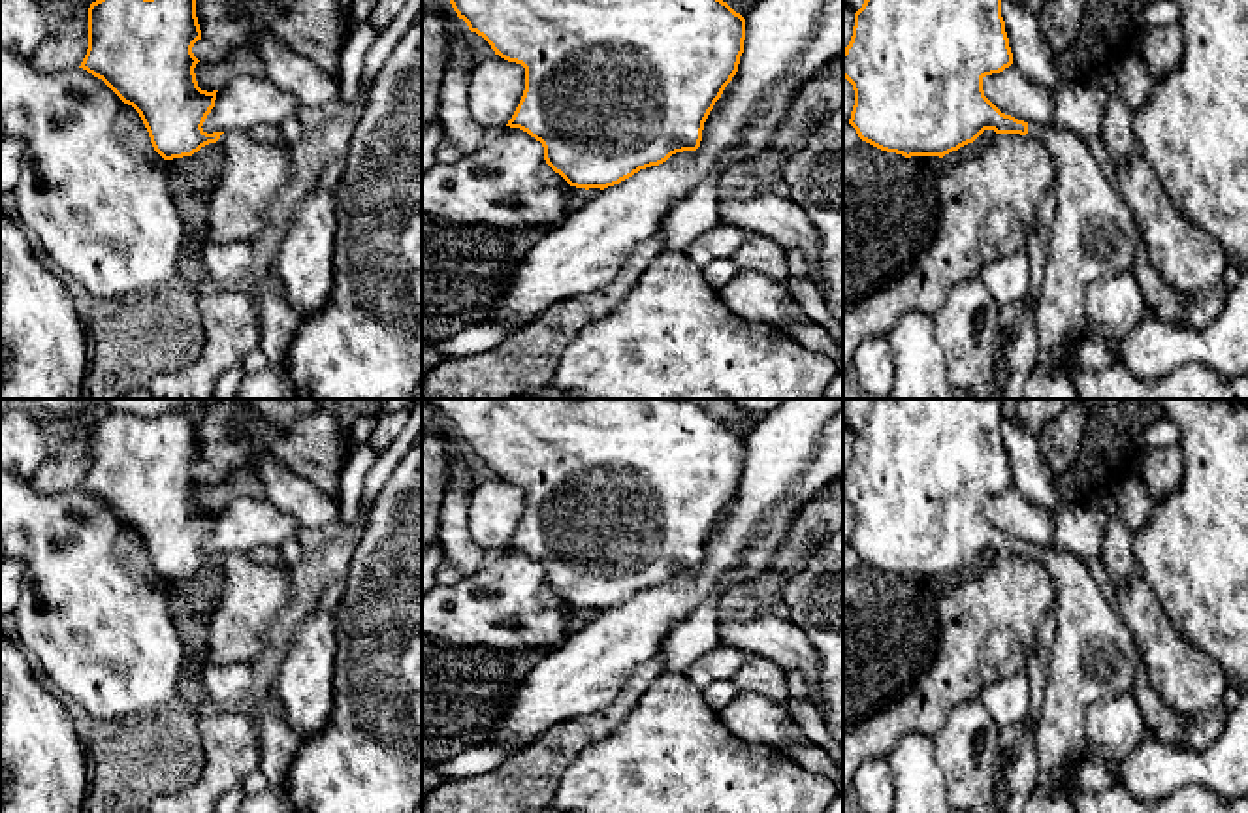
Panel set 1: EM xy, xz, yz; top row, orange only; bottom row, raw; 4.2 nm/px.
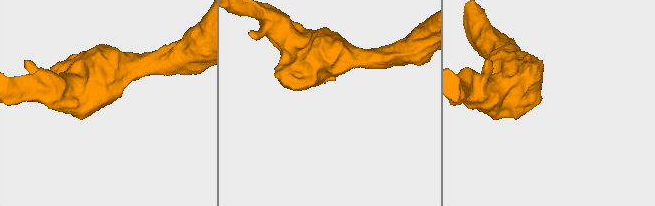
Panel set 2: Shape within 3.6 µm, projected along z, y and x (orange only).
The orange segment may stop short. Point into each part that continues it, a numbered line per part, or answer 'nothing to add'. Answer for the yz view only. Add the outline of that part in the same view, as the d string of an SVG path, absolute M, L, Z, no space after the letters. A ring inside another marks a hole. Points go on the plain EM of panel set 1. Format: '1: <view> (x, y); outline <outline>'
1: yz (1094, 655); outline M1028 546L1026 557L1041 563L1054 578L1058 589L1054 604L1056 638L1050 647L1043 708L1035 728L1039 787L1056 789L1064 785L1069 766L1086 755L1086 709L1097 700L1129 694L1137 662L1143 655L1082 559L1071 551L1048 546Z

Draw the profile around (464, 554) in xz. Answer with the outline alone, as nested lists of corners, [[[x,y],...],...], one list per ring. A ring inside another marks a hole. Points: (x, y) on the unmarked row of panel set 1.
[[[454,437],[450,480],[440,504],[439,542],[444,557],[461,576],[476,572],[482,566],[484,553],[469,533],[467,512],[472,487],[465,444]]]

